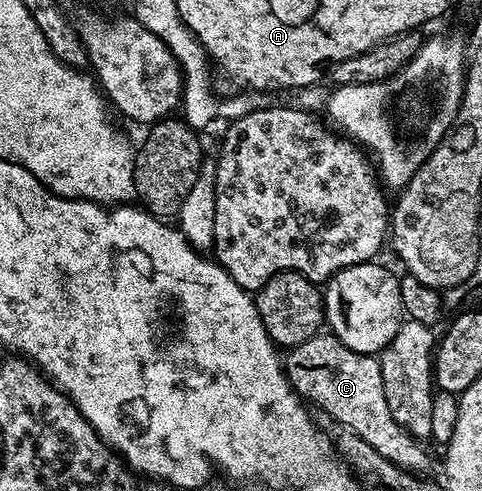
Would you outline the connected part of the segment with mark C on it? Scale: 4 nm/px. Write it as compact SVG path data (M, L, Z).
M316 334L301 345L288 349L283 367L289 385L302 401L325 412L344 431L359 434L367 446L379 450L379 454L395 466L414 474L428 473L425 471L432 466L433 460L425 449L426 445L391 418L387 394L383 394L381 361L376 355L351 350L332 334Z

